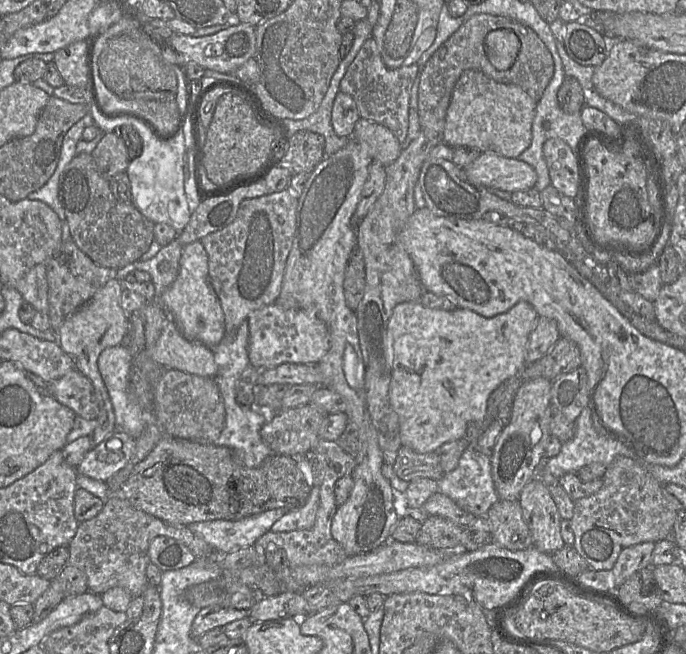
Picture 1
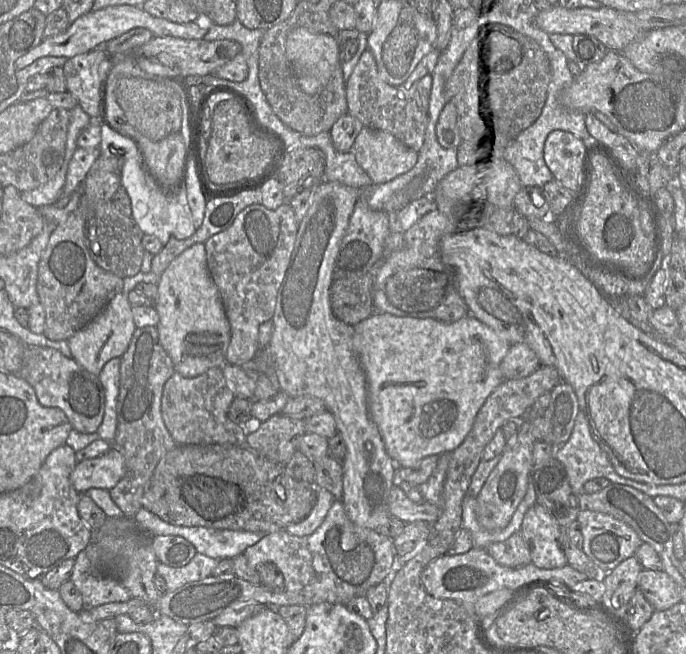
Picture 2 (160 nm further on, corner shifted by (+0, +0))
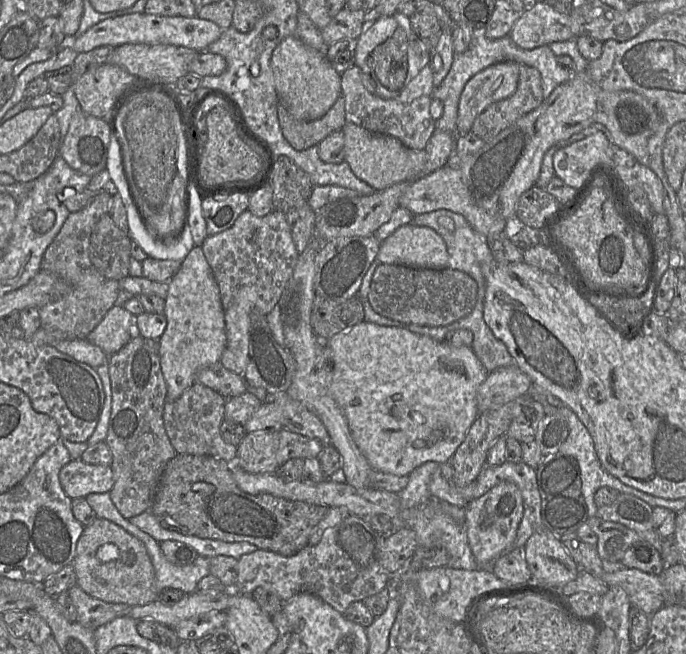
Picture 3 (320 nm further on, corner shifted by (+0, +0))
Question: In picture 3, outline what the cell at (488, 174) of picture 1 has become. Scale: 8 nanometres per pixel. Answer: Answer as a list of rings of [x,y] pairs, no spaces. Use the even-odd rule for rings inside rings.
[[[449,161],[434,172],[411,181],[399,200],[399,207],[406,208],[413,215],[439,209],[453,211],[461,214],[476,232],[486,237],[504,232],[507,223],[505,219],[489,215],[472,202],[468,189],[462,180],[460,170],[455,164],[449,163]]]

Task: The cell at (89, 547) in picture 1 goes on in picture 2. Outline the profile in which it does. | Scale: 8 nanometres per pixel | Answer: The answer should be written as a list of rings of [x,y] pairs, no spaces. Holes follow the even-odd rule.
[[[84,550],[75,557],[69,580],[81,593],[83,608],[93,608],[112,602],[127,602],[132,598],[129,590],[119,579],[94,576]]]

